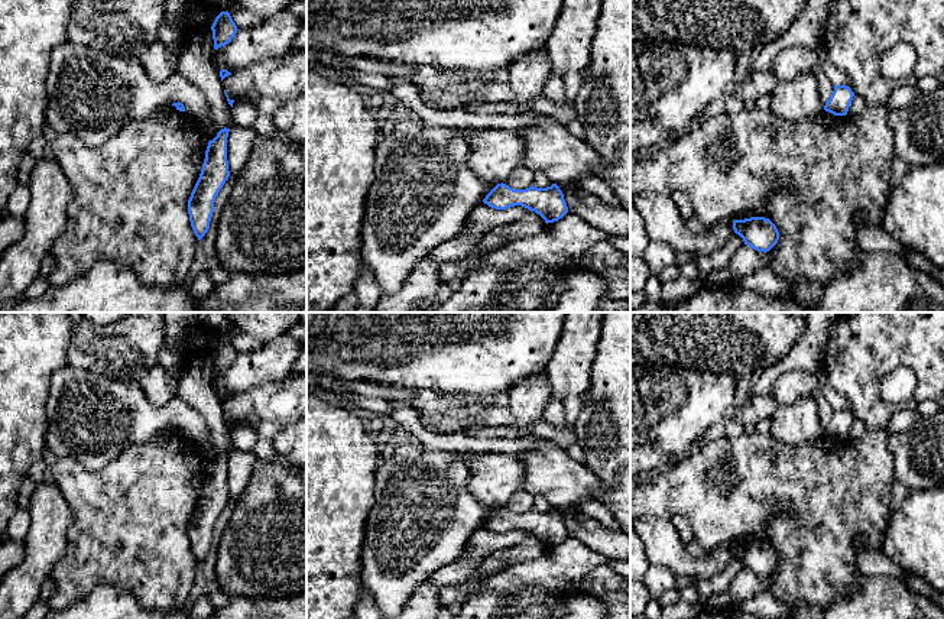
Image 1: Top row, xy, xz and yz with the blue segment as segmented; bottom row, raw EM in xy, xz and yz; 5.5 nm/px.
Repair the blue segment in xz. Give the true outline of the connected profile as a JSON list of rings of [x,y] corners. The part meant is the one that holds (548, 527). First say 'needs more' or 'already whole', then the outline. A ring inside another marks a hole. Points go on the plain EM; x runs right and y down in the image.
already whole | [[[502,506],[486,519],[483,526],[496,534],[522,529],[539,538],[546,548],[558,545],[568,537],[564,518],[557,508],[546,512],[532,509],[526,513],[513,513]]]

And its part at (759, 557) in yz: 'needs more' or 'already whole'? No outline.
already whole

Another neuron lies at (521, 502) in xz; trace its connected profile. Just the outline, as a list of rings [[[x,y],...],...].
[[[526,490],[515,493],[503,506],[513,513],[526,513],[533,509],[535,496]]]

